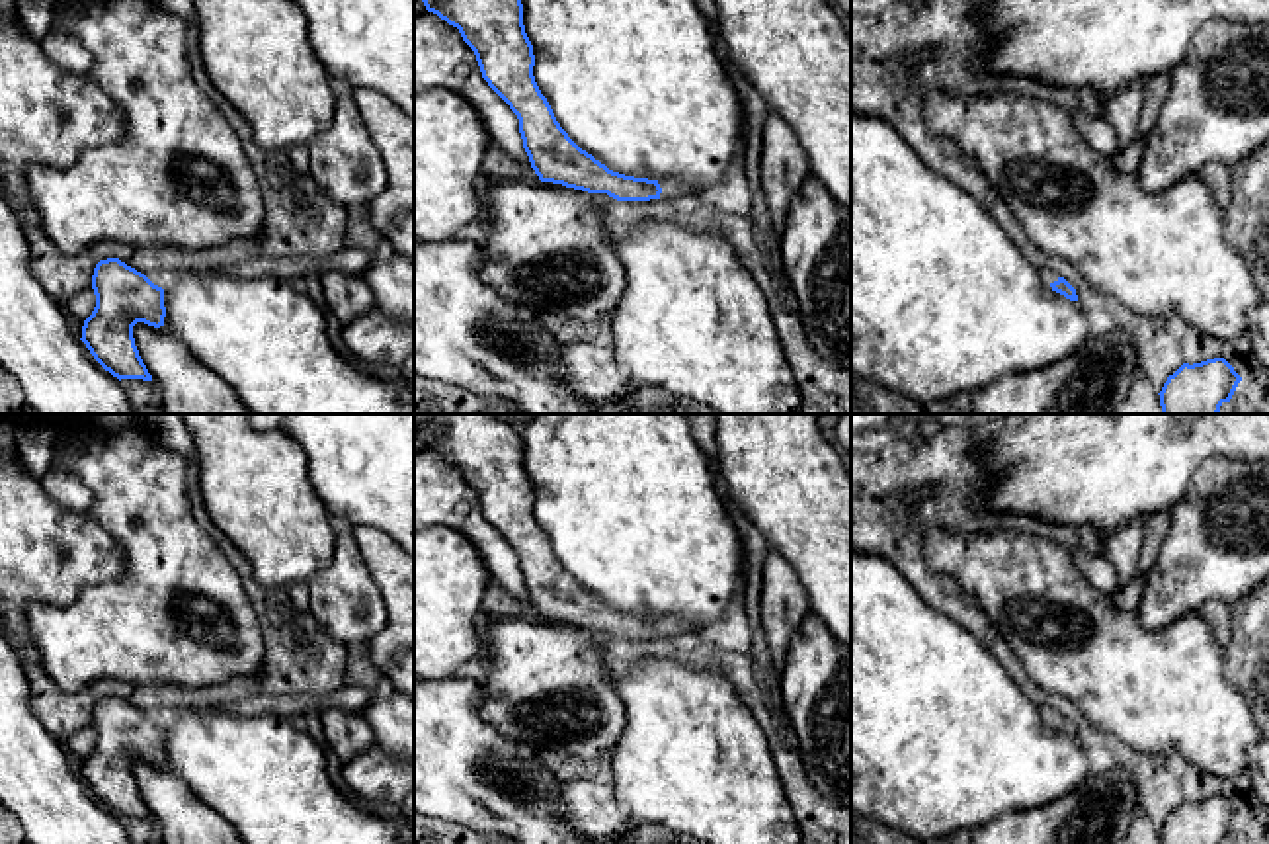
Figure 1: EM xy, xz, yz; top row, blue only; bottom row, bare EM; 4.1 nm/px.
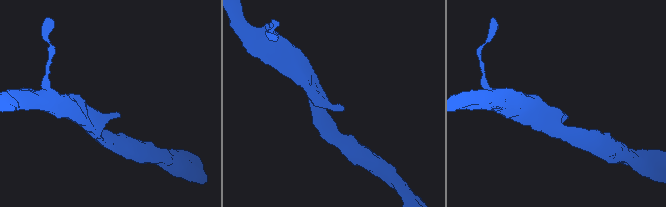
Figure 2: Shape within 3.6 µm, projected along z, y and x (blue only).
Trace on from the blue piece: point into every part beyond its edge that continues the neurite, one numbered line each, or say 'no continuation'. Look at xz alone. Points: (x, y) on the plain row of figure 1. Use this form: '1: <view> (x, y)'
1: xz (670, 626)

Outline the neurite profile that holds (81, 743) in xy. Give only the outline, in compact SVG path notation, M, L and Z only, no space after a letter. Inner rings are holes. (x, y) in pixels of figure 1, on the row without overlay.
M86 725L86 727L74 731L70 737L66 737L66 740L62 744L68 752L72 752L84 760L96 744L94 727Z

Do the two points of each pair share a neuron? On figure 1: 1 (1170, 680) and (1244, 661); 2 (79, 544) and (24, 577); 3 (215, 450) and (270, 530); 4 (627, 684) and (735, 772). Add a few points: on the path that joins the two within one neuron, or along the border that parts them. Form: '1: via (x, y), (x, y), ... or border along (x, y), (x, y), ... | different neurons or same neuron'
1: border along (1223, 645), (1223, 673), (1248, 706) | different neurons
2: via (65, 544), (57, 544), (38, 563) | same neuron
3: via (235, 469), (258, 493), (268, 510) | same neuron
4: via (654, 698), (707, 751) | same neuron

